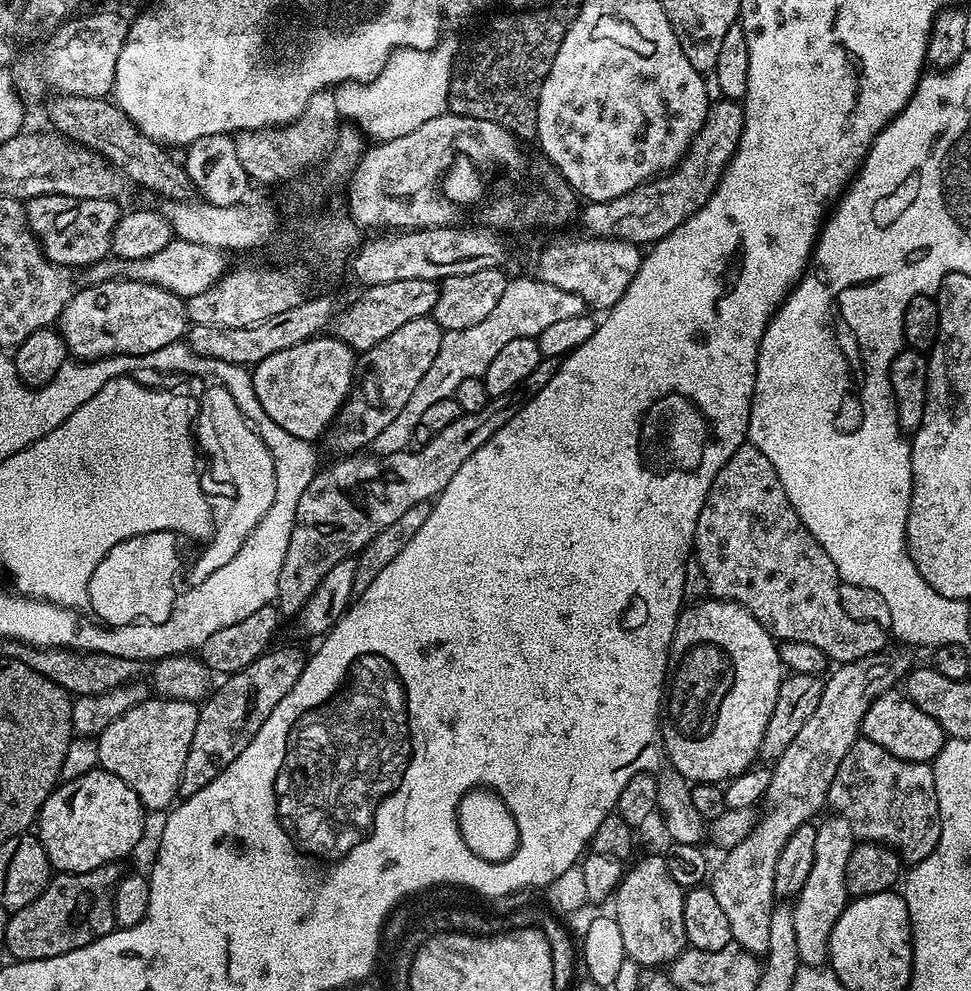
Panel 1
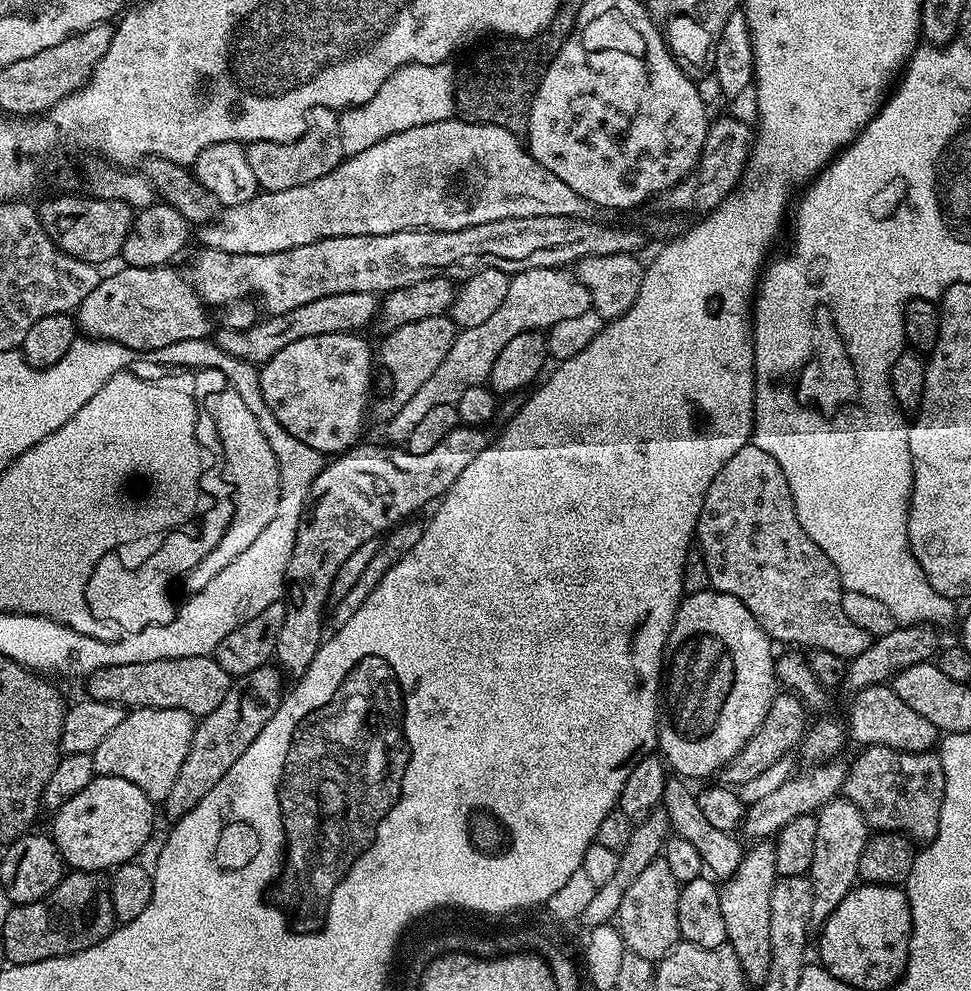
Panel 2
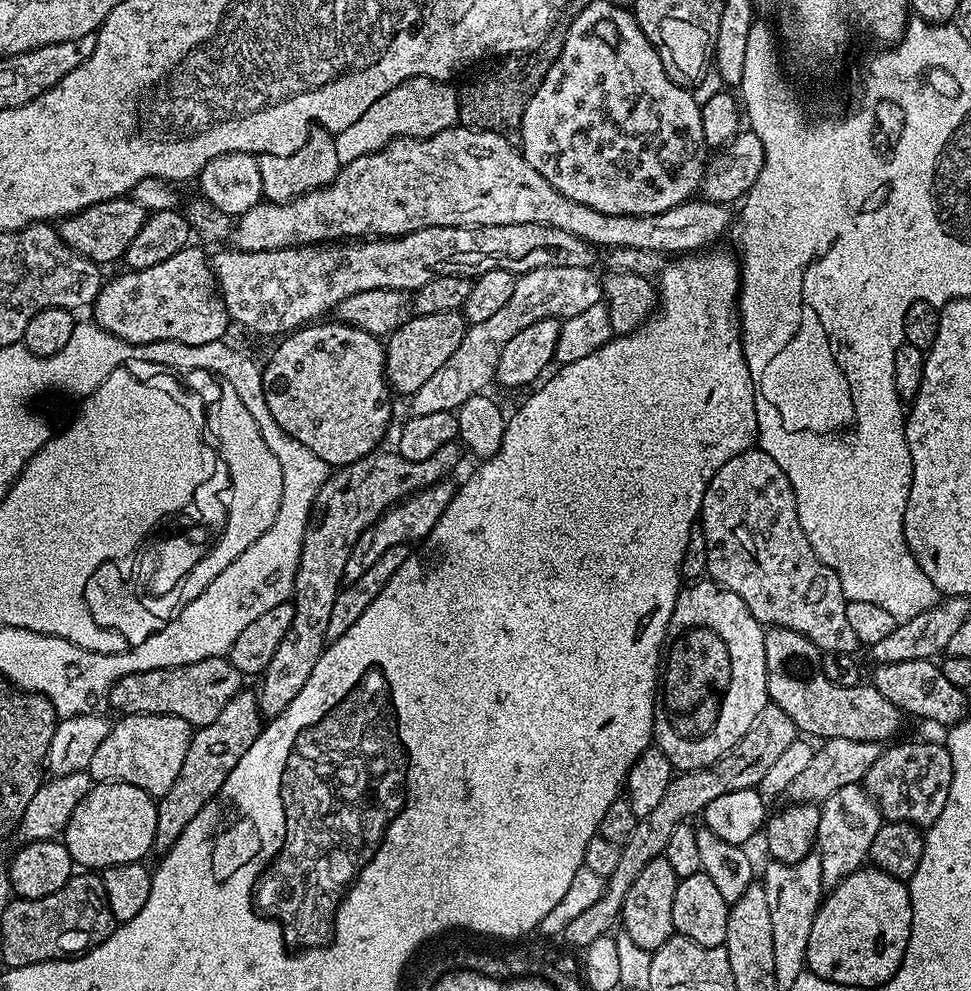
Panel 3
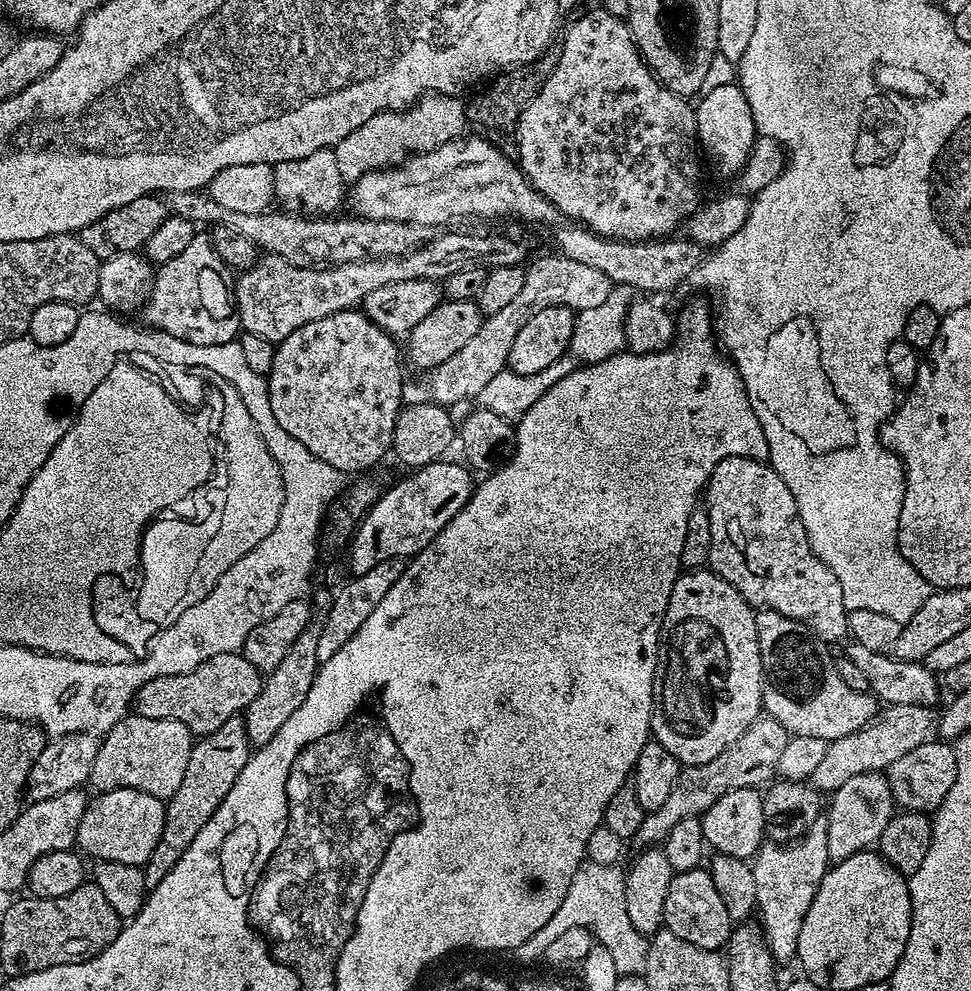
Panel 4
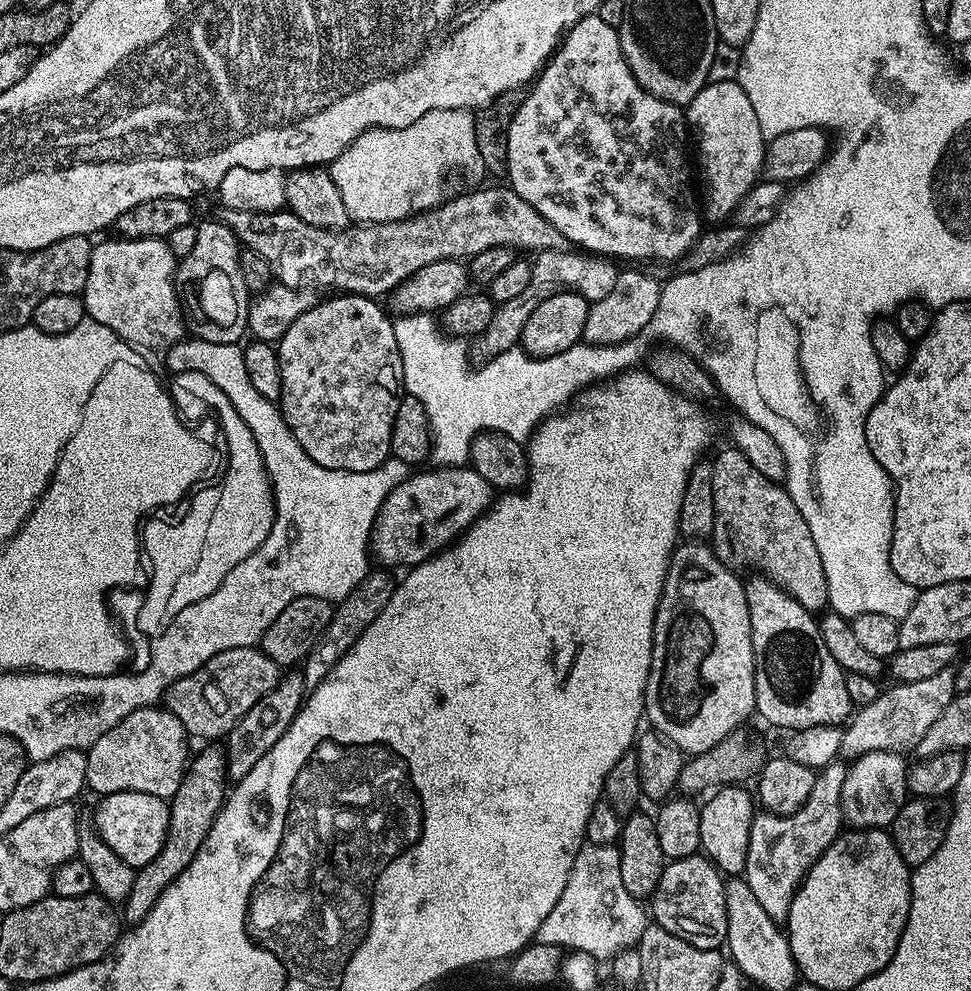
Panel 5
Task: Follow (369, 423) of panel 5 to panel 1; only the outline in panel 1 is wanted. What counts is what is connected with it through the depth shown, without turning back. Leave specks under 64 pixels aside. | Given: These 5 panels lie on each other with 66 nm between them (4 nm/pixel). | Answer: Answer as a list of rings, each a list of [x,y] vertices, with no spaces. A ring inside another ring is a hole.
[[[331,334],[313,336],[310,340],[303,340],[298,346],[278,350],[278,354],[270,354],[270,358],[262,358],[262,362],[254,365],[251,369],[254,394],[258,394],[262,410],[266,410],[266,414],[270,414],[270,418],[274,418],[274,422],[278,422],[282,430],[294,434],[294,438],[316,442],[335,421],[337,412],[347,400],[348,393],[352,391],[357,367],[358,356],[350,345],[343,344]]]

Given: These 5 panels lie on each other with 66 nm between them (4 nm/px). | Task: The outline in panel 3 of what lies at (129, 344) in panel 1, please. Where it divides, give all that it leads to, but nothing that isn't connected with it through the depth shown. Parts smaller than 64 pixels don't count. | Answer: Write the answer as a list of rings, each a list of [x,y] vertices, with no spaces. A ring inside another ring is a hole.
[[[183,248],[158,266],[124,270],[109,284],[107,281],[90,308],[96,327],[131,344],[173,340],[186,346],[206,346],[206,342],[224,340],[230,317],[214,287],[209,253],[200,248]]]

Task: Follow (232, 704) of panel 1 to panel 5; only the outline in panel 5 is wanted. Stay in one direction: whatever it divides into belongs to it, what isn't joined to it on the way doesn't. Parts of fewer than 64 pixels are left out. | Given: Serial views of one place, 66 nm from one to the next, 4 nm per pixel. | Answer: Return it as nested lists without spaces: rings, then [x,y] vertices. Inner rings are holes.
[[[204,746],[200,753],[191,757],[190,763],[184,773],[178,790],[168,805],[168,829],[166,842],[162,842],[162,850],[158,850],[158,858],[146,866],[136,869],[134,890],[124,900],[122,905],[122,920],[125,925],[140,924],[146,914],[158,902],[162,890],[182,874],[194,860],[194,854],[202,846],[210,826],[215,822],[220,808],[230,791],[230,777],[228,774],[228,753],[220,746]]]

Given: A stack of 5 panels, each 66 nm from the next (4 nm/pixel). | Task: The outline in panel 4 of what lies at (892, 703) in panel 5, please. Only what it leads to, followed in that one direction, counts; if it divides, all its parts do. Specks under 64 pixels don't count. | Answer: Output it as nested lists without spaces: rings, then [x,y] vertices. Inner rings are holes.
[[[889,704],[877,715],[873,723],[867,724],[865,728],[854,734],[846,734],[846,738],[831,741],[822,762],[814,769],[814,774],[809,776],[809,783],[817,792],[831,794],[836,792],[847,779],[854,778],[854,774],[886,770],[898,758],[902,758],[902,754],[910,754],[914,746],[923,744],[929,739],[931,732],[928,731],[931,728],[933,731],[934,712],[932,708]]]

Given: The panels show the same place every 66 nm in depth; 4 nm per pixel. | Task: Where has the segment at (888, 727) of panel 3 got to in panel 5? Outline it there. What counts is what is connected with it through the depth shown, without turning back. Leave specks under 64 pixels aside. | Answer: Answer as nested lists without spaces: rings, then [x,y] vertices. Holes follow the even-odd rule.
[[[771,581],[745,583],[744,593],[750,610],[750,634],[756,659],[755,711],[758,716],[760,712],[766,723],[773,724],[776,728],[788,728],[787,730],[843,725],[853,715],[854,705],[846,690],[845,671],[838,666],[838,662],[834,662],[834,654],[826,650],[826,642],[820,637],[817,617]],[[808,668],[816,668],[816,677],[813,680],[808,680]]]

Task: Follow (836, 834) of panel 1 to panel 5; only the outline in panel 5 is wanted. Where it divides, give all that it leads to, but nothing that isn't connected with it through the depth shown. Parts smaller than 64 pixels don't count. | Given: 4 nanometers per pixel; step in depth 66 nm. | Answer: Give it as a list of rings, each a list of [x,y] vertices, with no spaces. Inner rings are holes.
[[[871,752],[869,756],[857,757],[847,766],[842,782],[840,815],[853,824],[856,830],[884,830],[894,822],[909,799],[905,757],[889,752]]]

